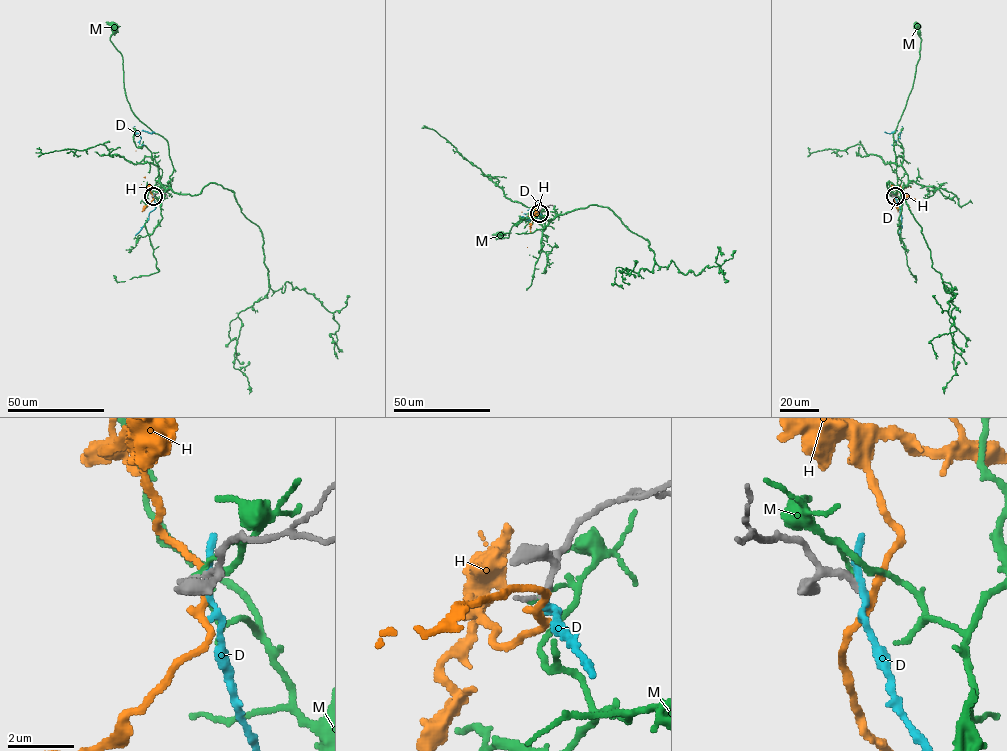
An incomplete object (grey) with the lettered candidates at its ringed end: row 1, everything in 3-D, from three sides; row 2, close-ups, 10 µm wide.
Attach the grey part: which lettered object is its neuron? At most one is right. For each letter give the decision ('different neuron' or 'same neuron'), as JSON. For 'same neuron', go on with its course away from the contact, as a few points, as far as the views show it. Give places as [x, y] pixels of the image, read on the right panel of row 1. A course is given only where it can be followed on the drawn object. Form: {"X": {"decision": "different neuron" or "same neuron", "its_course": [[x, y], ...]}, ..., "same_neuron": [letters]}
{"D": {"decision": "different neuron"}, "H": {"decision": "different neuron"}, "M": {"decision": "different neuron"}, "same_neuron": []}

